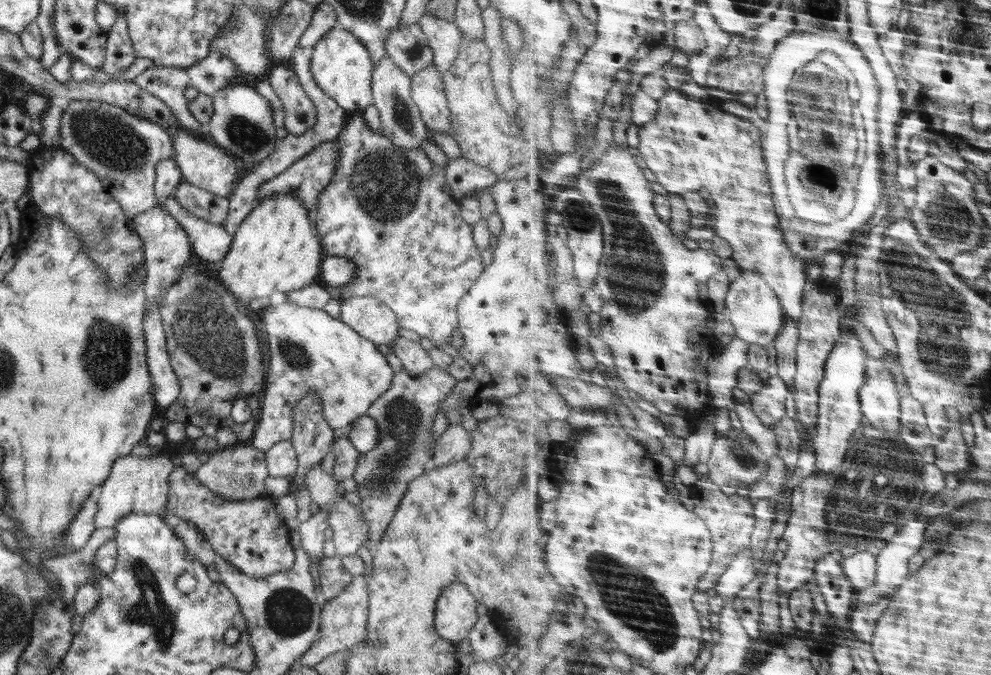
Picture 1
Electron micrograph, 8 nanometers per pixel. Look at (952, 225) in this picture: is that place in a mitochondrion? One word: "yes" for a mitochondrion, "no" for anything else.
yes

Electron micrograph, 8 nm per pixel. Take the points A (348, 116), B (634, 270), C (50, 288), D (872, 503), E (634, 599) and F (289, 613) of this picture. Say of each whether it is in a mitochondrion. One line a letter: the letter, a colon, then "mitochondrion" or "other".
A: other
B: mitochondrion
C: other
D: mitochondrion
E: mitochondrion
F: mitochondrion

